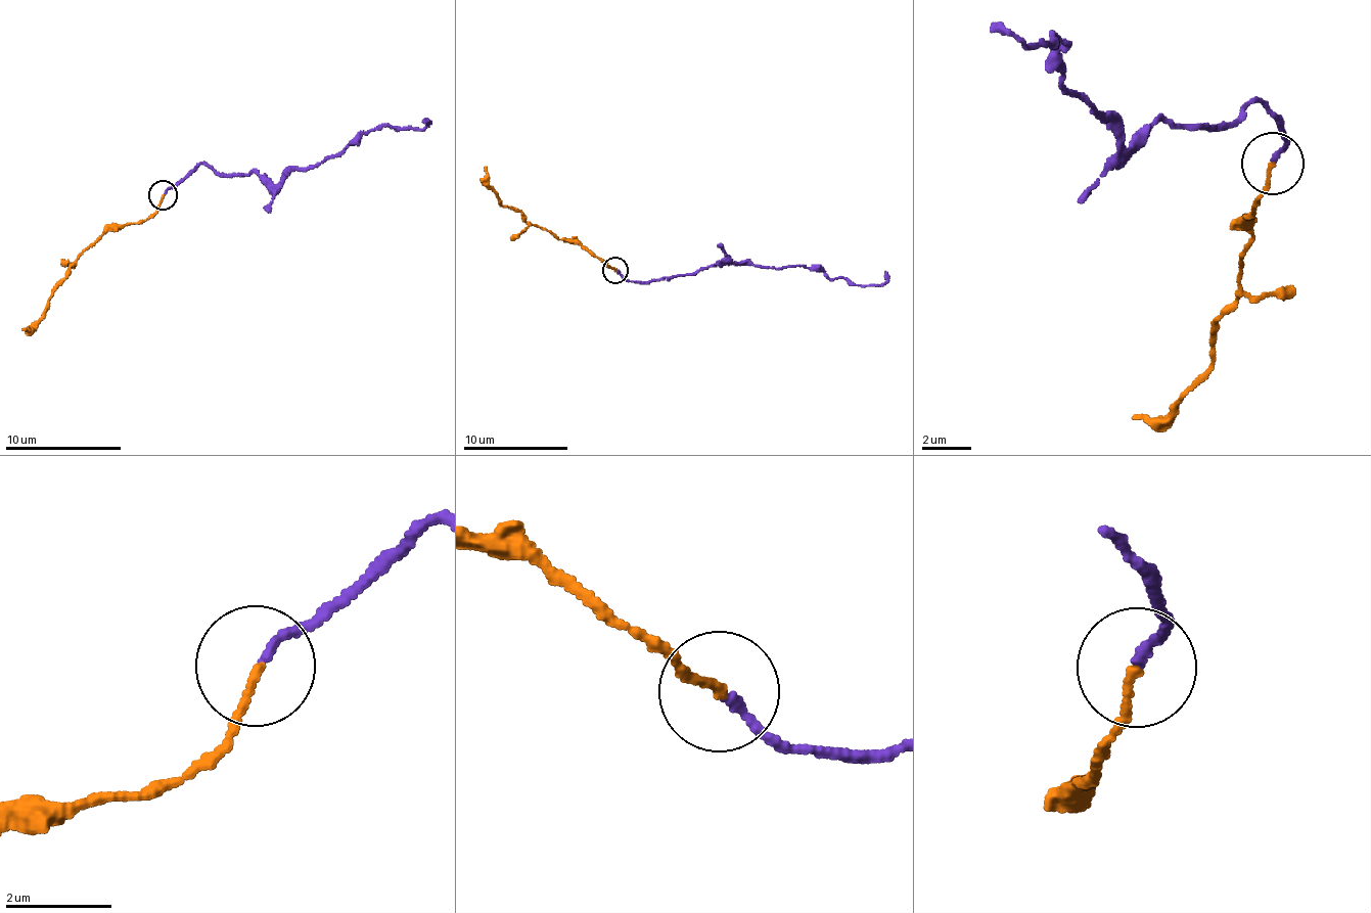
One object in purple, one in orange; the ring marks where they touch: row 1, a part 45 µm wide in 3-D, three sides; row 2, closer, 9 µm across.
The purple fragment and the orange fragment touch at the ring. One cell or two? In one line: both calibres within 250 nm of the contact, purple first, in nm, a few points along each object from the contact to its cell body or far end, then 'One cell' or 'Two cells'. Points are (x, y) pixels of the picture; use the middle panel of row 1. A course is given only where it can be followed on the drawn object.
Thickness 150 nm (purple) against 140 nm. Course of purple: (615, 270), (630, 280), (656, 280), (733, 263), (796, 266), (876, 285), (886, 279), (885, 271). Course of orange: (615, 270), (575, 242), (567, 242), (526, 221), (521, 213), (501, 203), (486, 179), (485, 166). One cell

